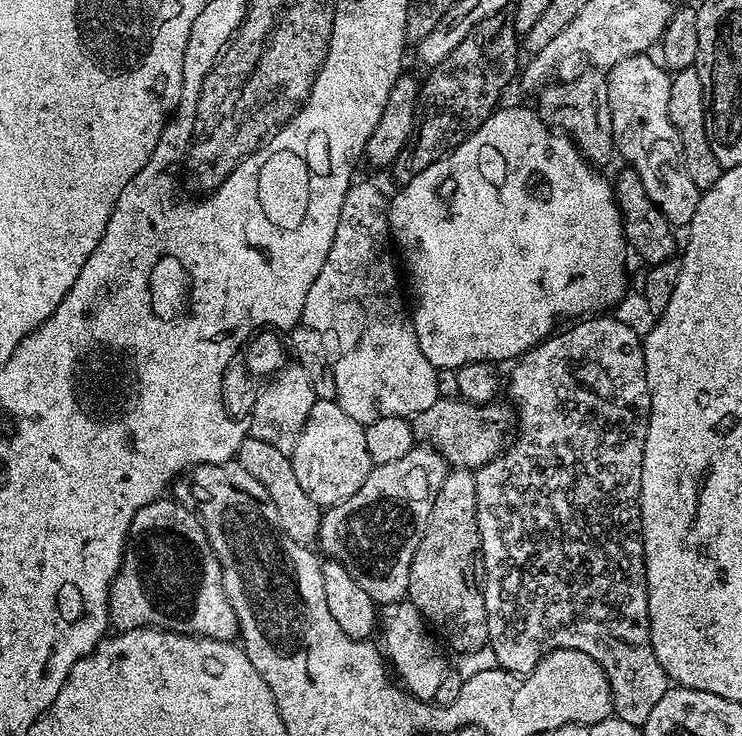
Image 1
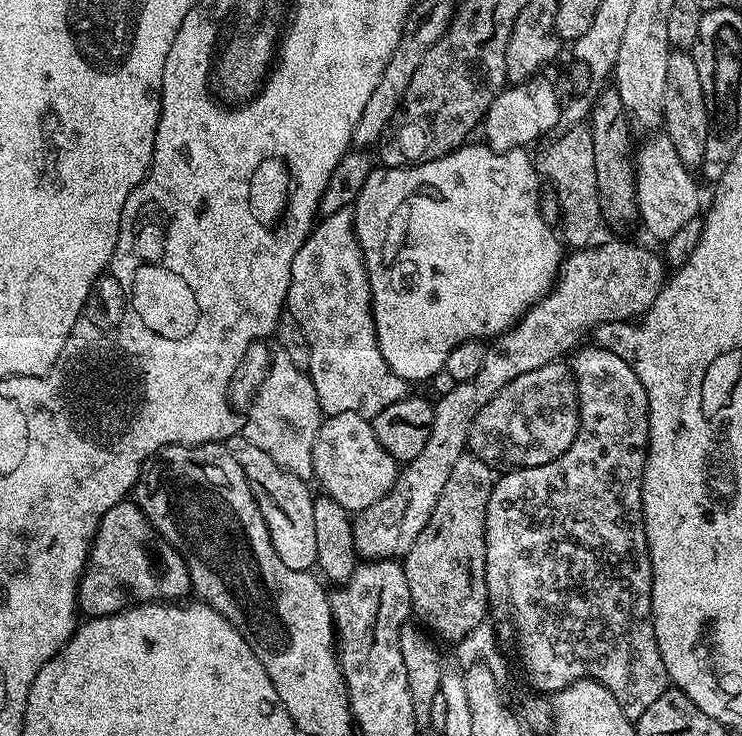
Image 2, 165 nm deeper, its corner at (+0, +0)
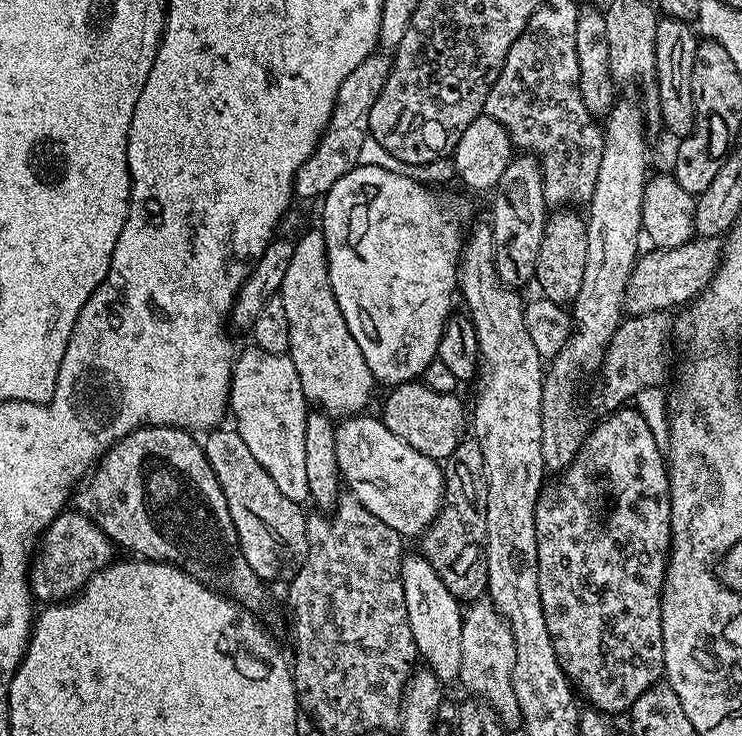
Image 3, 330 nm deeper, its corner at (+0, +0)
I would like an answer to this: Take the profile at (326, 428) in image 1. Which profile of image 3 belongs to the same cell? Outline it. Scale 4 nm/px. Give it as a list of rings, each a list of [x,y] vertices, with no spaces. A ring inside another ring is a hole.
[[[357,414],[341,419],[336,425],[338,466],[347,491],[370,514],[382,518],[390,530],[402,538],[419,538],[431,528],[444,505],[444,473],[435,460],[418,454],[393,434],[383,419]]]

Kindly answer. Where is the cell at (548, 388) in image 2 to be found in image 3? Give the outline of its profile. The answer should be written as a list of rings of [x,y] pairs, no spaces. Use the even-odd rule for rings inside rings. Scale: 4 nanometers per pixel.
[[[651,312],[621,320],[599,369],[601,380],[596,388],[596,404],[611,414],[627,405],[644,387],[663,385],[668,376],[668,355],[674,345],[674,320],[668,312]]]

